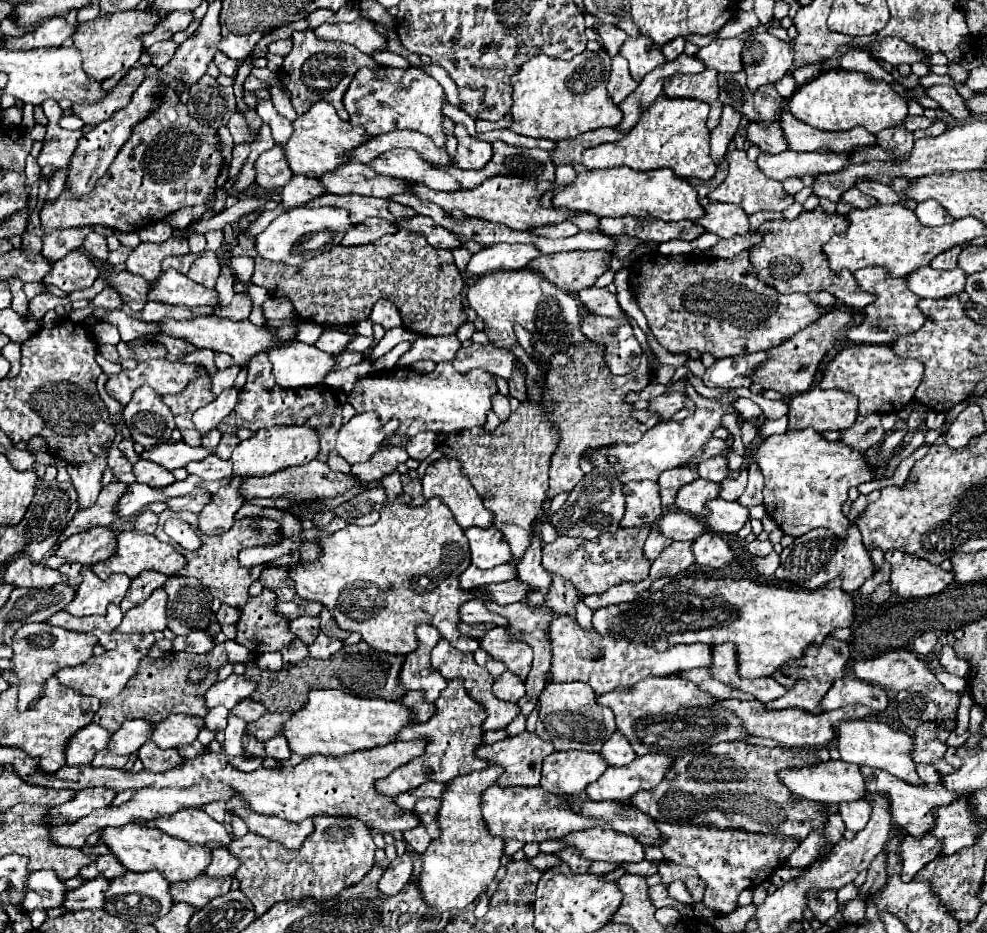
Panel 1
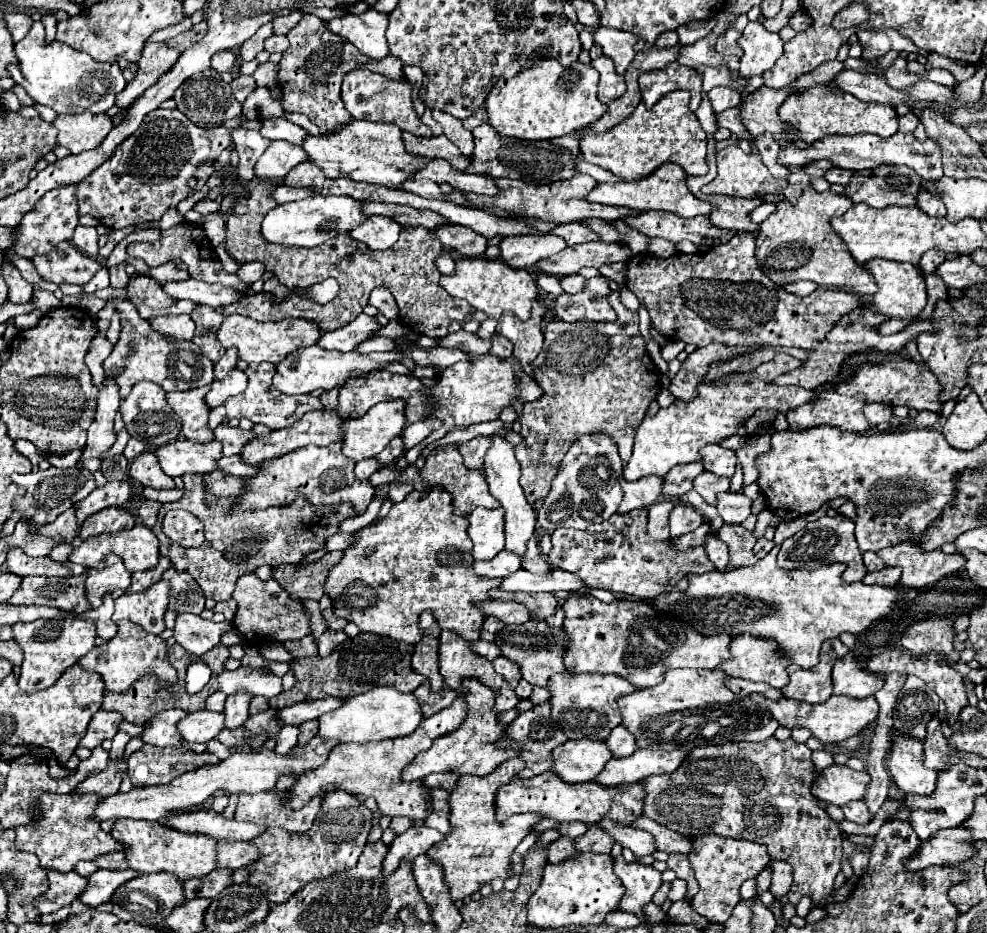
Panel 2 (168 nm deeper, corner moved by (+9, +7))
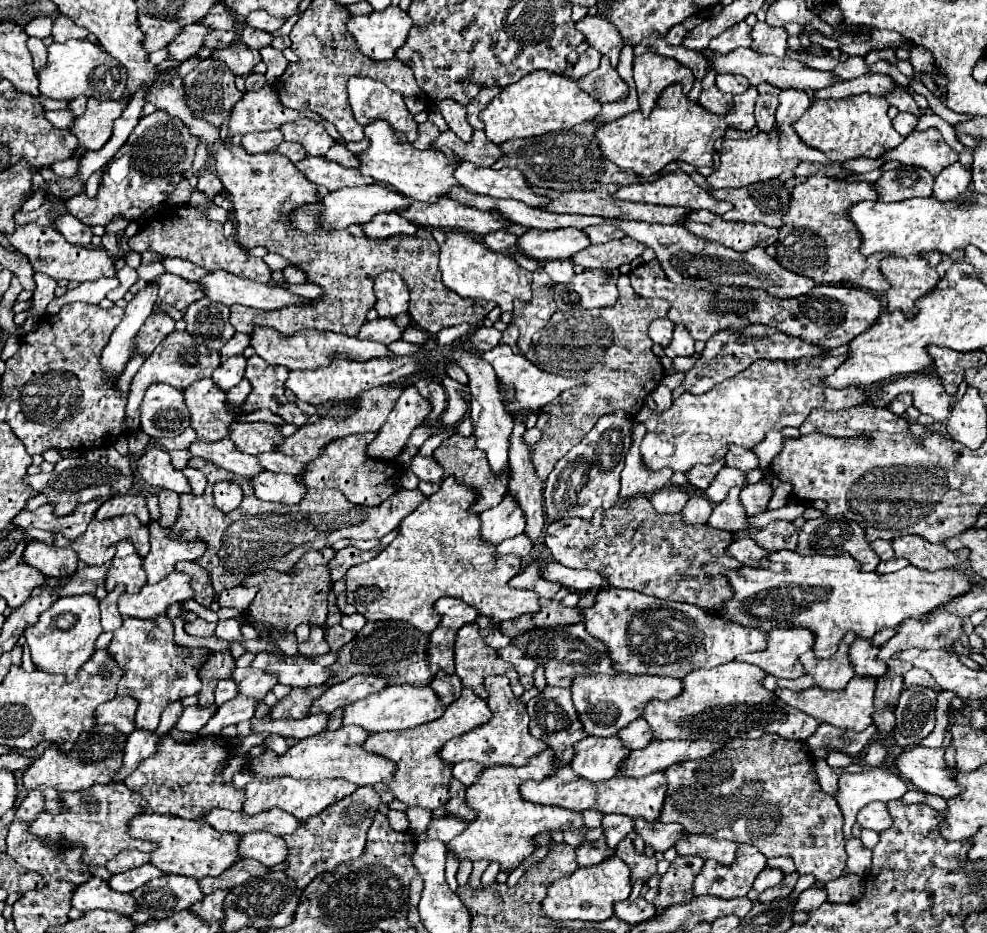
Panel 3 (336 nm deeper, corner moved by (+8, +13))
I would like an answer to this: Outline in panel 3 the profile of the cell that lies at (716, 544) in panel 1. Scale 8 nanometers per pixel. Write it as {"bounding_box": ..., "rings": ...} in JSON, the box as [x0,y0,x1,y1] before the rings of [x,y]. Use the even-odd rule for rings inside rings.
{"bounding_box":[725,539,771,567],"rings":[[[753,539],[731,541],[725,547],[725,553],[729,553],[729,557],[737,559],[741,565],[747,565],[747,567],[771,567],[771,563],[765,559],[767,551],[761,549]]]}

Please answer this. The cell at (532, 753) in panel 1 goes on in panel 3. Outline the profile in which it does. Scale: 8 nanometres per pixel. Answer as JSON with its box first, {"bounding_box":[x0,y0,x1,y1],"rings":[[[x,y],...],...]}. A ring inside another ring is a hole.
{"bounding_box":[527,687,587,765],"rings":[[[545,687],[543,693],[539,693],[537,697],[533,697],[527,703],[527,713],[531,717],[529,721],[529,733],[541,741],[545,741],[545,745],[549,749],[553,749],[555,761],[553,765],[569,765],[573,759],[573,743],[581,741],[583,737],[587,737],[585,729],[581,727],[577,713],[573,709],[571,703],[571,691],[569,689],[559,689],[559,687]]]}

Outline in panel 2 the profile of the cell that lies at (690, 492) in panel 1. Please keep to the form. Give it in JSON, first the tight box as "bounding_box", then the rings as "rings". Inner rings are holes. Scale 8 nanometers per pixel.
{"bounding_box":[694,471,730,505],"rings":[[[704,471],[702,475],[698,475],[696,483],[694,483],[694,489],[710,505],[716,505],[716,495],[722,493],[722,491],[728,491],[728,487],[730,487],[730,479],[728,477],[718,477],[718,475],[708,473],[708,471]]]}

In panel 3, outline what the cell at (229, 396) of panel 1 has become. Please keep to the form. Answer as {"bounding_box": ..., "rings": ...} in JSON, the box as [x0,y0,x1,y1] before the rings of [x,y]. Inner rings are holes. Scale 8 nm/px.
{"bounding_box":[213,355,247,391],"rings":[[[243,355],[229,357],[227,361],[223,361],[223,363],[213,371],[213,381],[217,383],[219,389],[229,391],[231,387],[235,387],[235,385],[243,379],[245,367],[247,367],[247,361],[245,361]]]}

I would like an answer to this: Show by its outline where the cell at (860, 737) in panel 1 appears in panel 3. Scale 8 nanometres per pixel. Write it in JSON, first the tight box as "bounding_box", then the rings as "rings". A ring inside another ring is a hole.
{"bounding_box":[895,747,961,799],"rings":[[[909,747],[895,759],[895,769],[907,783],[915,785],[919,791],[949,799],[961,793],[961,787],[953,783],[953,775],[949,775],[947,771],[943,753],[943,747]]]}

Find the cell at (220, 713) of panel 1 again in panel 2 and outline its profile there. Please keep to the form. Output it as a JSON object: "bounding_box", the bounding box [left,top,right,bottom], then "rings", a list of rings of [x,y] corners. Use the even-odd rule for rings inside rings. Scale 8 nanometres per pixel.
{"bounding_box":[206,691,226,713],"rings":[[[216,691],[206,699],[206,709],[220,713],[220,711],[224,711],[224,701],[226,701],[226,695],[222,691]]]}

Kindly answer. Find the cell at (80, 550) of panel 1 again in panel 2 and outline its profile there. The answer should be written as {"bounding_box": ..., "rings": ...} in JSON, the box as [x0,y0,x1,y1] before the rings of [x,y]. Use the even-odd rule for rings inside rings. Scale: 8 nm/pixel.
{"bounding_box":[80,507,136,539],"rings":[[[108,507],[104,511],[98,511],[94,515],[90,515],[82,529],[80,529],[80,539],[88,539],[92,535],[100,535],[100,533],[116,533],[120,529],[130,529],[136,525],[136,517],[120,507]]]}

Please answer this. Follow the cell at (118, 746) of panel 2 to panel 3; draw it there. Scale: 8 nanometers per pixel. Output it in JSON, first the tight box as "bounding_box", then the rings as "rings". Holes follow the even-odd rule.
{"bounding_box":[109,615,205,731],"rings":[[[167,615],[143,621],[135,617],[123,617],[123,625],[115,631],[109,643],[109,655],[123,669],[123,677],[117,687],[117,695],[135,693],[141,701],[141,711],[135,715],[135,729],[155,731],[159,725],[161,711],[185,695],[195,695],[201,689],[199,667],[205,659],[205,649],[193,649],[193,653],[183,653],[173,643],[173,625]]]}

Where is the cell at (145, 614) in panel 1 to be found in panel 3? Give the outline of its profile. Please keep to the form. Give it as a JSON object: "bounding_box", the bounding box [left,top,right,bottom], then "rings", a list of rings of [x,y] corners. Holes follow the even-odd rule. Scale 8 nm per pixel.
{"bounding_box":[117,571,193,619],"rings":[[[173,571],[163,581],[155,585],[143,585],[137,595],[121,595],[117,601],[119,613],[135,617],[135,619],[153,619],[169,609],[171,603],[191,599],[193,589],[189,585],[189,577]]]}

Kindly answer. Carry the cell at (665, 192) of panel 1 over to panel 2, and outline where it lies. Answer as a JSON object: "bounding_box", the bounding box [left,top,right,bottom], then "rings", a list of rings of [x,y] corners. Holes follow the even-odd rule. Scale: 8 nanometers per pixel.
{"bounding_box":[588,163,716,217],"rings":[[[664,163],[664,167],[656,169],[648,179],[642,181],[618,181],[618,183],[602,183],[592,193],[588,193],[588,201],[592,203],[602,203],[602,205],[622,205],[622,207],[632,207],[638,211],[668,211],[684,217],[696,217],[696,215],[710,215],[716,207],[696,199],[688,187],[686,187],[686,173],[682,167]]]}

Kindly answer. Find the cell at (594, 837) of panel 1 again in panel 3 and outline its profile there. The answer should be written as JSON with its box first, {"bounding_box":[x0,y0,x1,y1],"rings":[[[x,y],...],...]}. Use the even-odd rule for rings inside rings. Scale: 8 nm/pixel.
{"bounding_box":[633,819,685,851],"rings":[[[633,819],[635,821],[635,833],[639,837],[645,839],[645,845],[653,847],[655,851],[667,851],[669,847],[675,845],[675,841],[679,837],[685,835],[683,825],[677,823],[661,823],[661,821],[641,821],[641,819]]]}

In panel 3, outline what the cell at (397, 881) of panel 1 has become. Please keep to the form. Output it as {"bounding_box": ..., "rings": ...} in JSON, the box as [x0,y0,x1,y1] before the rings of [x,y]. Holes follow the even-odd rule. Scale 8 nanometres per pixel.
{"bounding_box":[425,817,467,843],"rings":[[[439,817],[439,819],[433,819],[425,831],[425,837],[427,839],[439,839],[443,843],[449,843],[455,835],[461,833],[461,829],[465,829],[467,825],[457,821],[455,817]]]}

